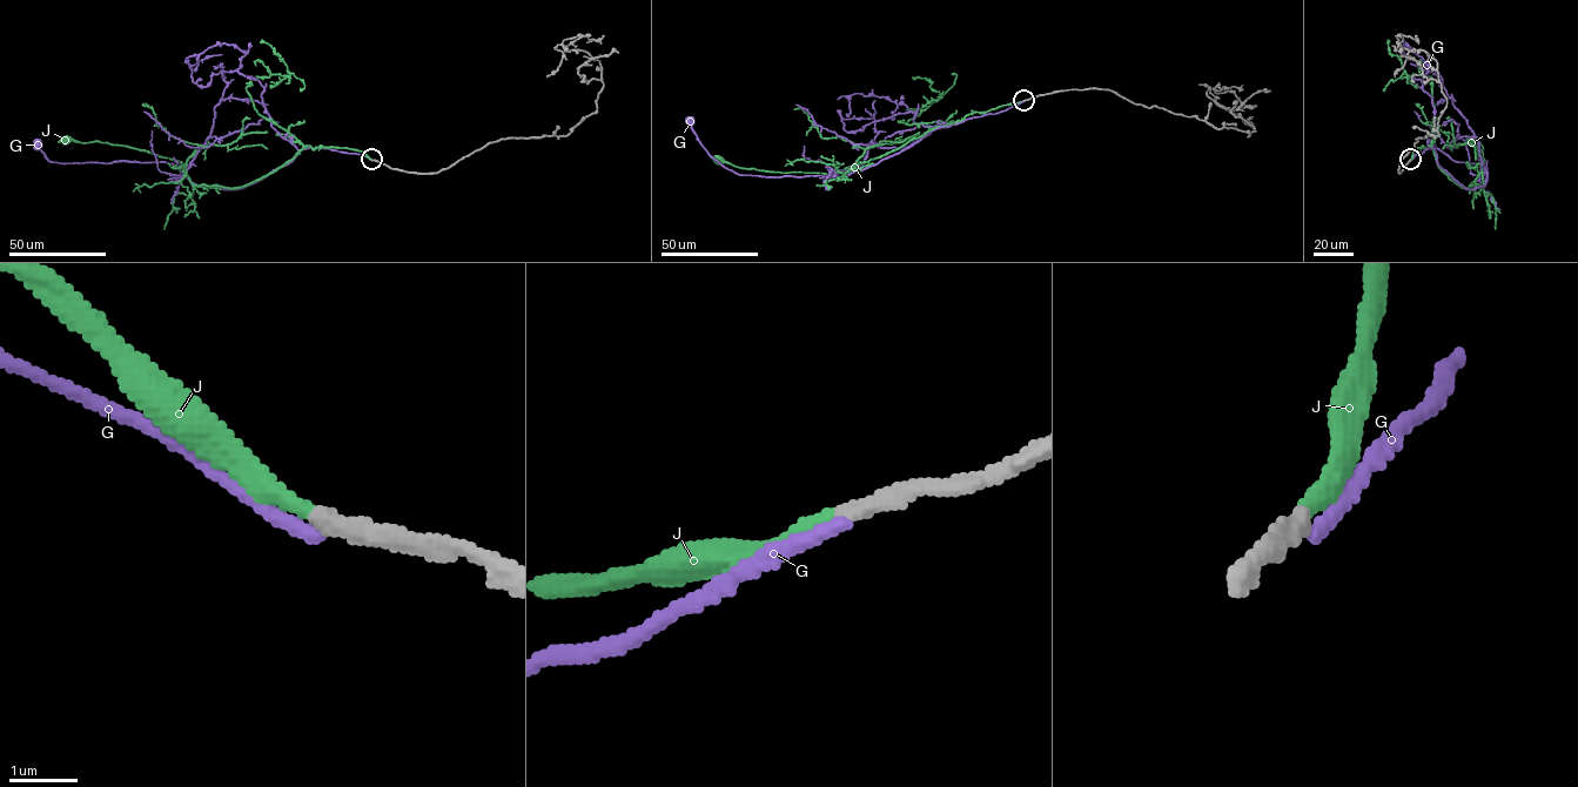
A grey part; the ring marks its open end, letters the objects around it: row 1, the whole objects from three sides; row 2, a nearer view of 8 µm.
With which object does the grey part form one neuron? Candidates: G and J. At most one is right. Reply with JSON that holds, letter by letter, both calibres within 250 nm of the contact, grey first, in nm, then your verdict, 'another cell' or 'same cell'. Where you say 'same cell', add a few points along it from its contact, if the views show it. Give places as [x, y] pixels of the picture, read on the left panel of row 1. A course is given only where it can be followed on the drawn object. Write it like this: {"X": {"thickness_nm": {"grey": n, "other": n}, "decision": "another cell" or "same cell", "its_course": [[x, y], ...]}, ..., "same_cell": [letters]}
{"G": {"thickness_nm": {"grey": 300, "other": 200}, "decision": "another cell"}, "J": {"thickness_nm": {"grey": 280, "other": 240}, "decision": "same cell", "its_course": [[371, 160], [346, 148], [304, 146], [266, 176], [227, 188], [194, 186], [181, 162], [145, 150], [66, 139]]}, "same_cell": ["J"]}

